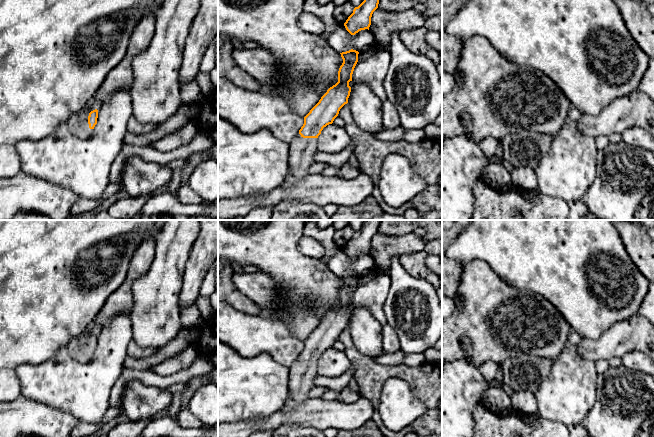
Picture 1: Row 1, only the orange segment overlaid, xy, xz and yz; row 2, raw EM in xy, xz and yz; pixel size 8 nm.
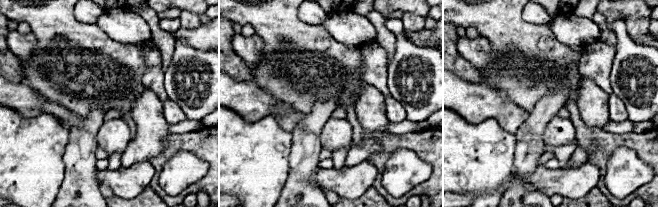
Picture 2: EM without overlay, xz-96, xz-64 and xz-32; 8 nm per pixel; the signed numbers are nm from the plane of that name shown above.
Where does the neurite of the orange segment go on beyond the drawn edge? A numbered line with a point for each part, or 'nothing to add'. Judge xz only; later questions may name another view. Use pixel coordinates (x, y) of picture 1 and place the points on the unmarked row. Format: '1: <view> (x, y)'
1: xz (302, 376)

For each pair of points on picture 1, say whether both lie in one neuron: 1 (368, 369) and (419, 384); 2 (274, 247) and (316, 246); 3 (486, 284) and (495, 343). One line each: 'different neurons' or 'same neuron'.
1: same neuron
2: different neurons
3: same neuron

